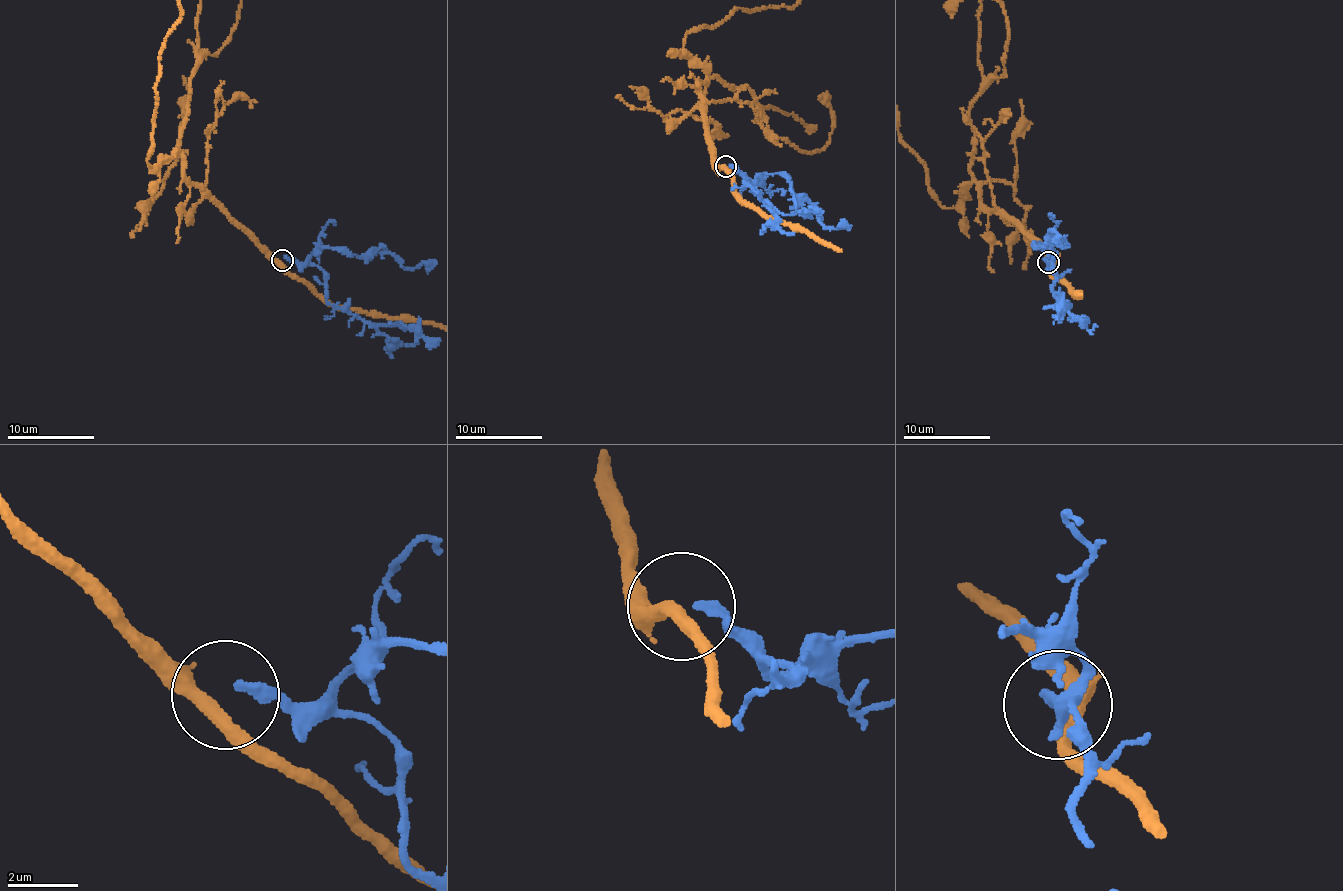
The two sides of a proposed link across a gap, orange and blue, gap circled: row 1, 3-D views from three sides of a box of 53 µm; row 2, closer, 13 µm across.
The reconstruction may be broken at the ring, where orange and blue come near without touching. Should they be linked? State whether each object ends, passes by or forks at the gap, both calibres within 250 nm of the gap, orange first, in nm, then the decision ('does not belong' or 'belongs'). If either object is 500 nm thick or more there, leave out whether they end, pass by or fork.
orange passes by; blue ends; calibres 380 and 220 nm; does not belong

